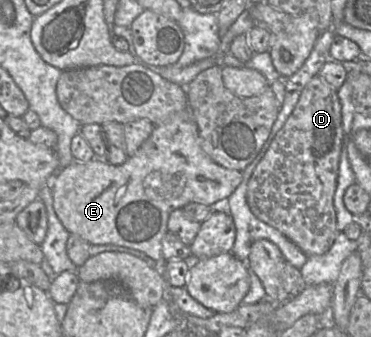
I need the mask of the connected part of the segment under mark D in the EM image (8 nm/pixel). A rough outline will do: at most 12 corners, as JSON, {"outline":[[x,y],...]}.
{"outline":[[304,87],[248,182],[307,257],[338,235],[338,92]]}

